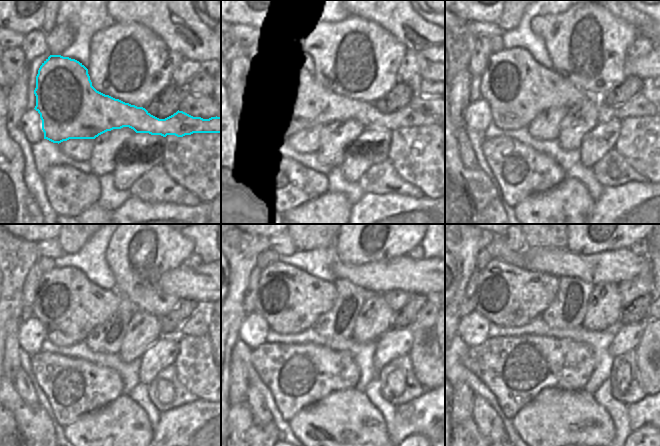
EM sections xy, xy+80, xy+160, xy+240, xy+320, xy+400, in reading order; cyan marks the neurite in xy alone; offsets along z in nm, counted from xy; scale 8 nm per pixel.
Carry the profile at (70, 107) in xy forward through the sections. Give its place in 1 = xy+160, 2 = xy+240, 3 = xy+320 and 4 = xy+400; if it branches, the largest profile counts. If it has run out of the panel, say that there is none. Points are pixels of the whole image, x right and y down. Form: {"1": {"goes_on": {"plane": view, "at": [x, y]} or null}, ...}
{"1": {"goes_on": {"plane": "xy+160", "at": [517, 88]}}, "2": {"goes_on": {"plane": "xy+240", "at": [68, 304]}}, "3": {"goes_on": {"plane": "xy+320", "at": [291, 300]}}, "4": {"goes_on": {"plane": "xy+400", "at": [508, 296]}}}

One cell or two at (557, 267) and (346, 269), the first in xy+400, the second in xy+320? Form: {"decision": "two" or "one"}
{"decision": "one"}

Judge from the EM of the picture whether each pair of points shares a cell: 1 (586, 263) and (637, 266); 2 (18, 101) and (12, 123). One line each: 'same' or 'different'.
1: same
2: same

